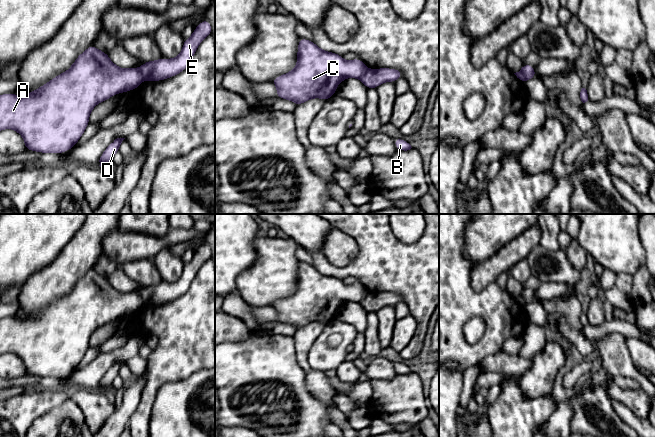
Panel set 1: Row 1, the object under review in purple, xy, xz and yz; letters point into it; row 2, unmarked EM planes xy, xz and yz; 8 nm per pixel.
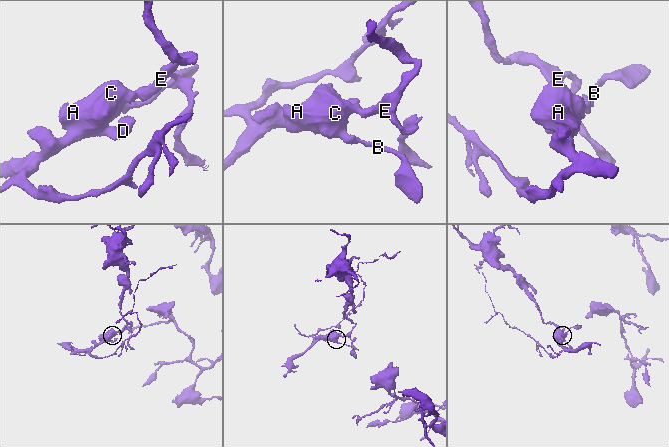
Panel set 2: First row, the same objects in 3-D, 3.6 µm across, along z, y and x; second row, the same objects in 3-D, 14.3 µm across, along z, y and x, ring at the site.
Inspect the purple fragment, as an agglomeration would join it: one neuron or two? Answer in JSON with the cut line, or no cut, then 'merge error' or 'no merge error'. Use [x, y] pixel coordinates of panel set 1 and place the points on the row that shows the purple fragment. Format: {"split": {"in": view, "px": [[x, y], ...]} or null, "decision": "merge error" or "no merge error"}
{"split": {"in": "xy", "px": [[137, 69], [144, 79]]}, "decision": "merge error"}

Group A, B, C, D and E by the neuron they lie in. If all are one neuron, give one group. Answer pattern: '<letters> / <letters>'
A B C D / E

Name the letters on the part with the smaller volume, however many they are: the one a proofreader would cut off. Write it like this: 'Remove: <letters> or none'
Remove: A, B, C, D

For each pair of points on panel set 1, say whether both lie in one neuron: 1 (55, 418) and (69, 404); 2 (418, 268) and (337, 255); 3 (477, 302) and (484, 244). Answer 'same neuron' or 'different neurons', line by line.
1: same neuron
2: different neurons
3: different neurons

